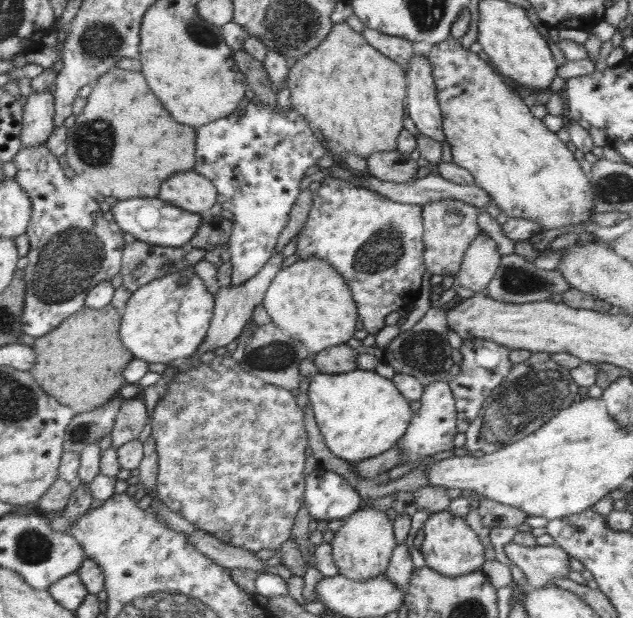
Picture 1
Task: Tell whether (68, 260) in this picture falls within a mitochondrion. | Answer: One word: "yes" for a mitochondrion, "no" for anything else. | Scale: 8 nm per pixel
yes

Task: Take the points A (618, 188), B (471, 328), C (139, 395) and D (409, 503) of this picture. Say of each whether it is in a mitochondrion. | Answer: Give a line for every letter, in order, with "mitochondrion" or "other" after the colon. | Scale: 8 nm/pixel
A: mitochondrion
B: other
C: other
D: other

